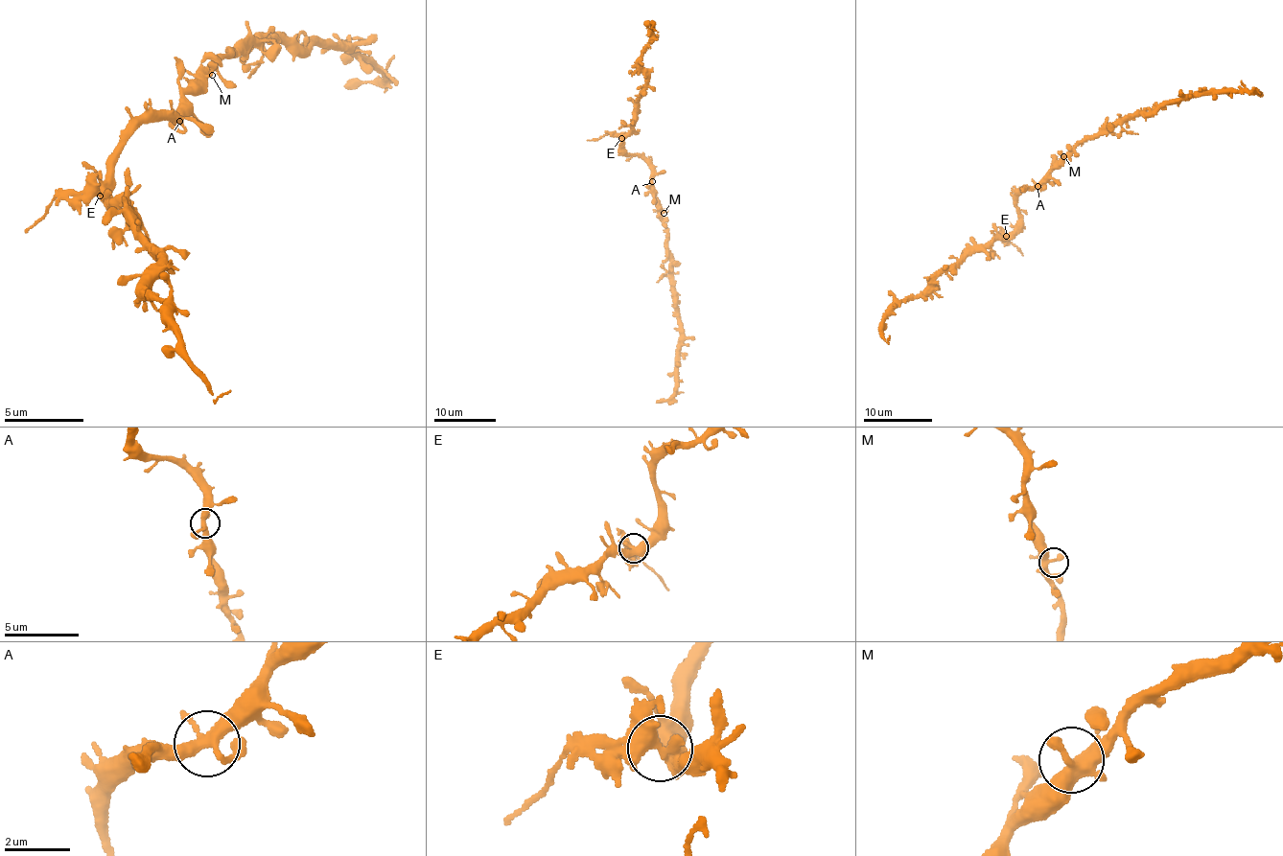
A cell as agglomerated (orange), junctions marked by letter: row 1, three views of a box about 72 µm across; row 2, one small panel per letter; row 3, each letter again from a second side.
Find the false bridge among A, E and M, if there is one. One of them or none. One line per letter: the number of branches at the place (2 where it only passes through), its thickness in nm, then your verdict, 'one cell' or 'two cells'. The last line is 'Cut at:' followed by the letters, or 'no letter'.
A: 4 | 360 nm | one cell
E: 4 | 400 nm | two cells
M: 4 | 380 nm | one cell
Cut at: E

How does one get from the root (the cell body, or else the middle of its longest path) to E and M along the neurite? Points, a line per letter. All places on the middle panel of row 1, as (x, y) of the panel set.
E: (652, 181), (651, 165), (639, 154), (625, 151), (621, 138)
M: (652, 181), (657, 205), (664, 213)

